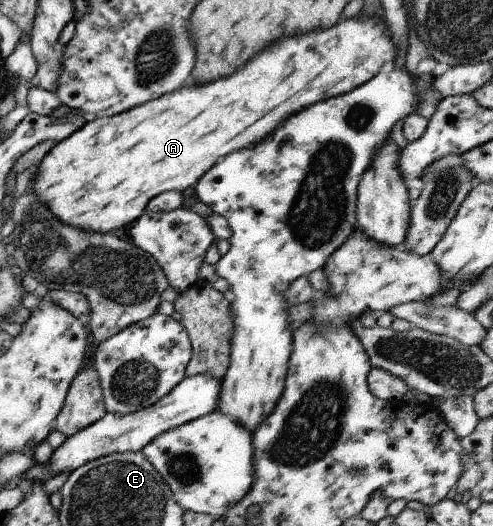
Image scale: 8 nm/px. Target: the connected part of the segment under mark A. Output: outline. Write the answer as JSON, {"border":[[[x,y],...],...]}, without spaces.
{"border":[[[356,16],[350,18],[350,20],[344,20],[344,22],[338,22],[336,26],[332,28],[320,28],[320,30],[314,30],[314,32],[308,32],[308,34],[300,34],[300,36],[288,36],[286,40],[280,38],[278,42],[270,44],[266,50],[262,50],[260,54],[256,54],[250,62],[246,62],[246,66],[238,72],[234,72],[232,76],[226,76],[226,78],[218,78],[218,80],[212,80],[208,84],[190,84],[190,86],[184,85],[180,90],[171,92],[170,94],[164,94],[156,100],[151,100],[142,104],[142,106],[135,106],[126,112],[116,114],[116,116],[104,117],[104,118],[89,118],[86,124],[76,130],[73,134],[70,134],[68,138],[61,140],[56,143],[56,146],[44,156],[39,162],[37,171],[35,172],[34,182],[31,182],[32,190],[34,194],[42,200],[44,206],[48,206],[48,210],[66,226],[74,226],[74,228],[80,228],[80,230],[87,230],[97,234],[106,234],[107,232],[123,233],[135,220],[140,218],[140,215],[147,208],[148,202],[152,200],[158,194],[162,192],[174,191],[183,192],[190,186],[195,184],[204,176],[205,172],[208,172],[216,162],[219,162],[224,156],[244,148],[244,146],[250,146],[250,144],[256,144],[260,140],[264,140],[268,134],[274,132],[276,126],[280,126],[280,122],[284,122],[288,116],[300,112],[302,108],[314,104],[314,102],[320,102],[320,100],[326,100],[326,98],[332,98],[334,96],[340,96],[340,94],[346,94],[354,88],[358,88],[361,84],[368,82],[371,78],[374,78],[376,74],[380,73],[380,67],[384,66],[386,62],[392,62],[398,58],[398,48],[394,46],[392,38],[387,34],[386,26],[384,21],[374,20],[372,16]]]}

